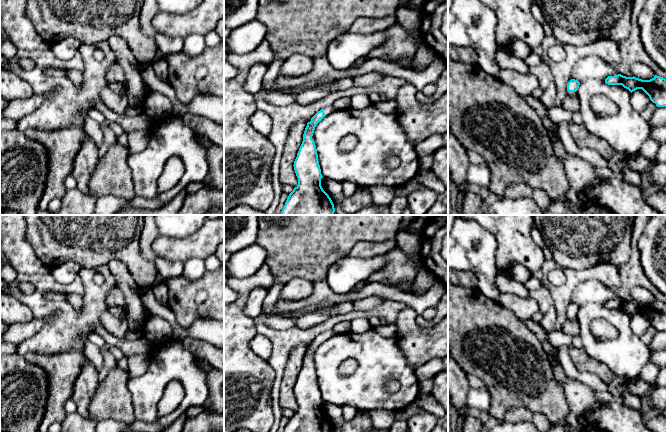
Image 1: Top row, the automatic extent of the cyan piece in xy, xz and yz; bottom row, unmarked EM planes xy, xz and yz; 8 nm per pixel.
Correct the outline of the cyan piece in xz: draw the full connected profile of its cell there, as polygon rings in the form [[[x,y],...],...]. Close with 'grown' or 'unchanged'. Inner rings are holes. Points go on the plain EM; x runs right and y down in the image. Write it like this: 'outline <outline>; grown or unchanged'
outline [[[333,329],[327,330],[318,335],[307,347],[302,368],[293,389],[298,409],[289,418],[283,432],[334,432],[331,422],[321,410],[323,400],[312,360],[316,349],[326,339],[336,334]]]; grown

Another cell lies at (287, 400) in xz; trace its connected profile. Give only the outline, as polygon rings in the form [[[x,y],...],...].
[[[304,345],[293,348],[285,365],[279,394],[279,405],[284,411],[295,412],[298,409],[298,402],[293,389],[302,368],[306,350],[307,347]]]

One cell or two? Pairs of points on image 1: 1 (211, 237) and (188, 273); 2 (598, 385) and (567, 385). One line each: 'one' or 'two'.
1: two
2: two

